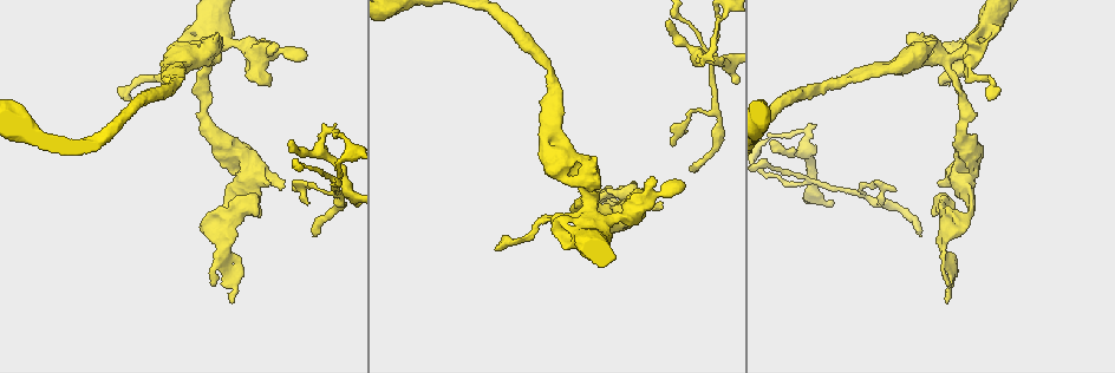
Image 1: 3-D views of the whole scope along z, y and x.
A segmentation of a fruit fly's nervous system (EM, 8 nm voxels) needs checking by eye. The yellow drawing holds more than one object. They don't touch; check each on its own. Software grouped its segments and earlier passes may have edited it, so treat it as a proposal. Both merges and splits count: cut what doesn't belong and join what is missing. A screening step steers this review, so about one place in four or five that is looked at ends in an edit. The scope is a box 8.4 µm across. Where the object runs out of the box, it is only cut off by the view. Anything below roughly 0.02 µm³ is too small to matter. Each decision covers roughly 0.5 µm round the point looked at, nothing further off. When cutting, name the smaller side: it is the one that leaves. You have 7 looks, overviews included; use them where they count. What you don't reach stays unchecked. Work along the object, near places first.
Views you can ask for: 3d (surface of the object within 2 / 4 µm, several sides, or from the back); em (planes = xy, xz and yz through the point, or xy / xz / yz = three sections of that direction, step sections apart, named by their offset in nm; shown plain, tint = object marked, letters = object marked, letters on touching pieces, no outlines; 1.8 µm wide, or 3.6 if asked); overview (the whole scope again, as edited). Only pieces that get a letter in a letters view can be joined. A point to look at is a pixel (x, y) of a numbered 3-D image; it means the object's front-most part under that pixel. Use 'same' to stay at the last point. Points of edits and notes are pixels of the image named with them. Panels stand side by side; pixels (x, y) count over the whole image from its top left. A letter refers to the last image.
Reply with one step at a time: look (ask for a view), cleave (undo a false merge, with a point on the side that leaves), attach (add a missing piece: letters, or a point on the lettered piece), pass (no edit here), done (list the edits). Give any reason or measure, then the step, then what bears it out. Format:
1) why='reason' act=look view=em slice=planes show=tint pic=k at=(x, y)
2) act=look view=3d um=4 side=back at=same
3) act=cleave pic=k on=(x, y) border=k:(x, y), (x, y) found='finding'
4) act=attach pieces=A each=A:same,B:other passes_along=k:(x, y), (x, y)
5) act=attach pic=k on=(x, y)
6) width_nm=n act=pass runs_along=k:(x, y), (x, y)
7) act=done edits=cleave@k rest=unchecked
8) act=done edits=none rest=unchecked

why='an open end' act=look view=em slice=planes show=letters pic=1 at=(498, 247)

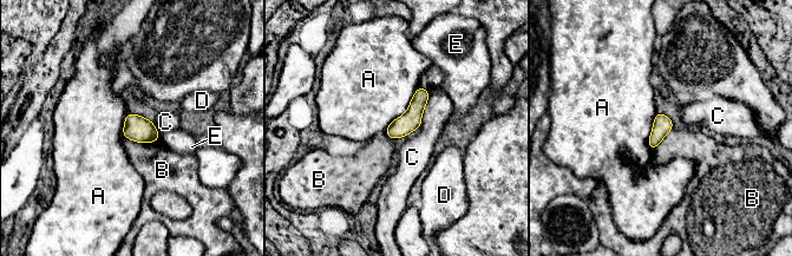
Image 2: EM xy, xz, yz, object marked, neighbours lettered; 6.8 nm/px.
longest_contact=A:400nm act=pass each=A:other,B:other,C:other,D:other,E:other runs_along=2:(424, 92), (416, 110), (391, 133) found='none of them fits'

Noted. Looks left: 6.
why='sudden change in width' act=look view=em slice=yz step=16 show=tint pic=1 at=(586, 194)

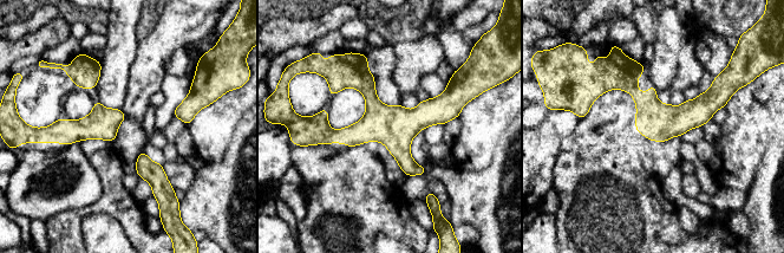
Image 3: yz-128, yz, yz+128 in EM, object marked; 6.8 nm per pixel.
why='see the neighbours' act=look view=em slice=yz step=16 show=letters at=same

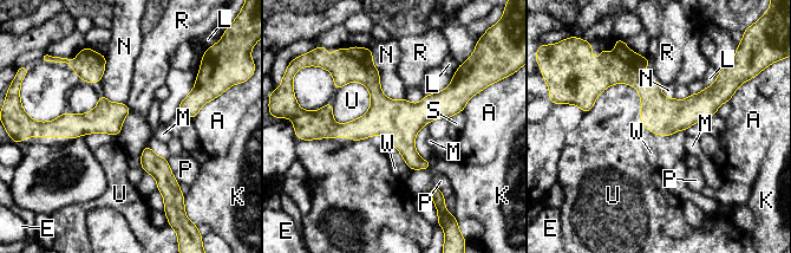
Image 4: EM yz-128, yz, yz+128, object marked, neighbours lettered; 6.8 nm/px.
longest_contact=N:420nm act=pass each=A:other,E:other,K:other,L:other,M:other,N:other,P:other,R:other,S:other,U:other,W:other found='one cell here'

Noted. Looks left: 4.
why='free end' act=look view=em slice=yz step=16 show=letters pic=1 at=(920, 232)

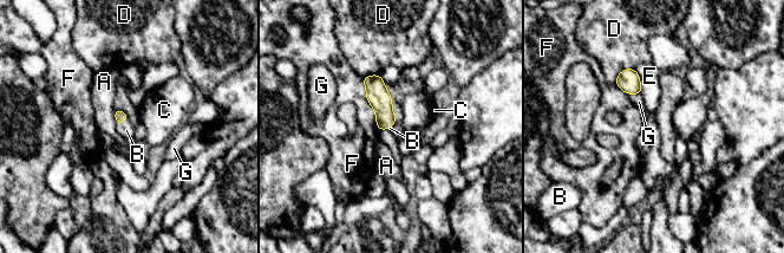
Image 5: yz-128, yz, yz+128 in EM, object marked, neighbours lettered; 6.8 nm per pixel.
why='cut it another way' act=look view=em slice=planes show=letters at=same

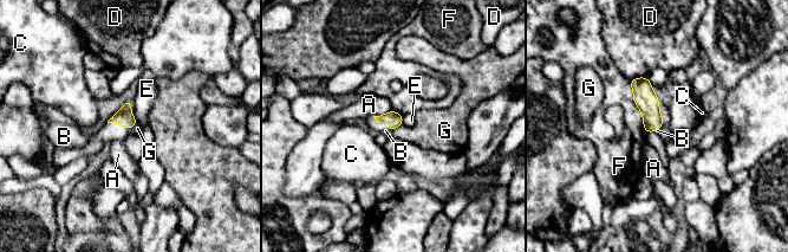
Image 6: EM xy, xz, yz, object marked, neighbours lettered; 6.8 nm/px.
act=attach pieces=B each=A:other,B:same,C:other,D:other,E:other,F:other,G:other found='it goes on there'

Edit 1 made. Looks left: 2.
act=done edits=attach@6 rest=unchecked

